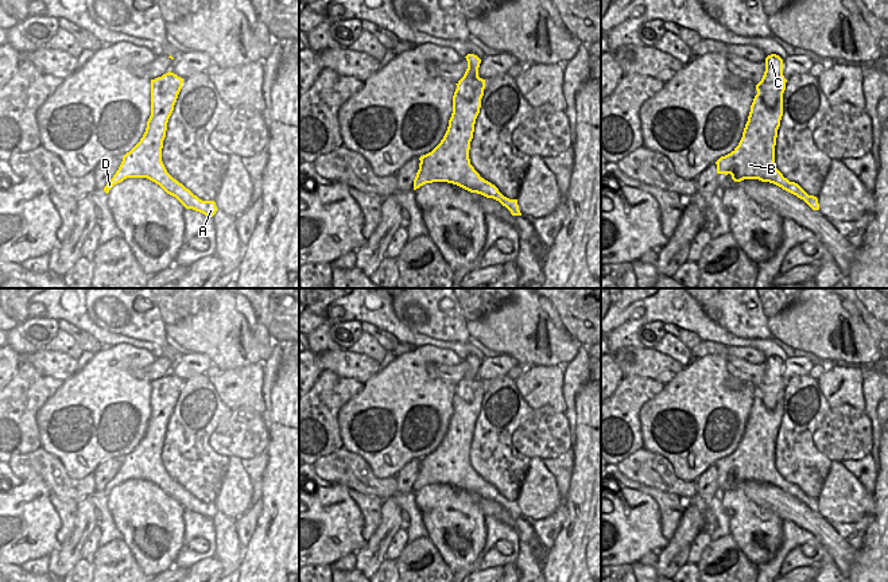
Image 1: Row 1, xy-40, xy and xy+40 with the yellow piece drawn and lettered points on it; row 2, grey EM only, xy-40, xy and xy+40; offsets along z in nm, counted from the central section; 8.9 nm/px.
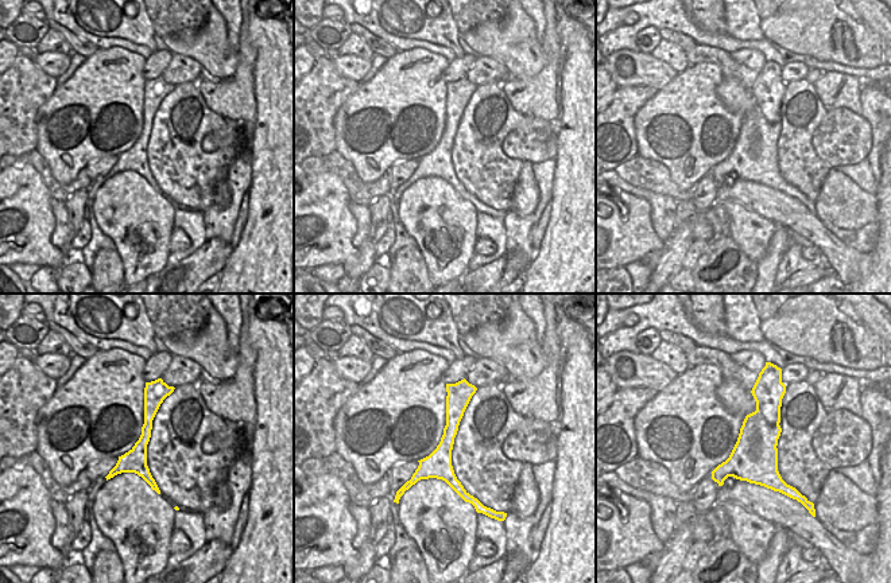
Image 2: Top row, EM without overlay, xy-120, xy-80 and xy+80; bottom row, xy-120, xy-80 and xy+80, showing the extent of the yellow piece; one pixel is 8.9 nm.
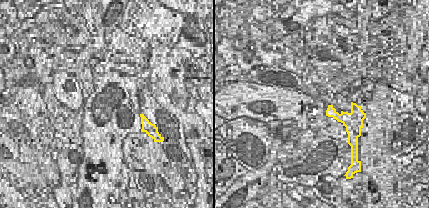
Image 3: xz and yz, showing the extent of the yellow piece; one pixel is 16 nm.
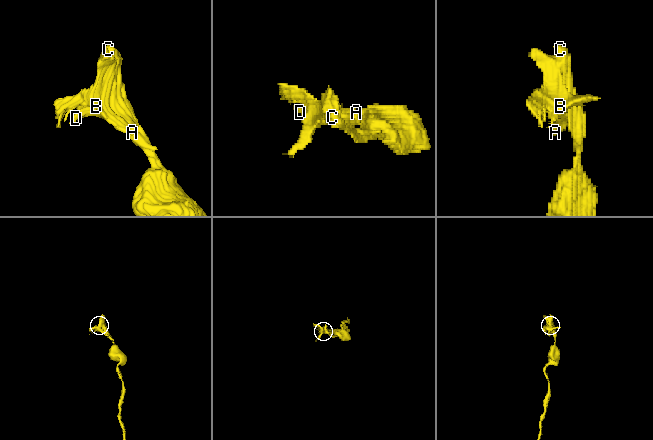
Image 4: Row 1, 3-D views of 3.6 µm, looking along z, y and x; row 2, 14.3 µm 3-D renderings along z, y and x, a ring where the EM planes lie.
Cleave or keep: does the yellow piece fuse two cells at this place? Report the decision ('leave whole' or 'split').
split

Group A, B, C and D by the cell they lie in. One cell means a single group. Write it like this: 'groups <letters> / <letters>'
groups A B D / C

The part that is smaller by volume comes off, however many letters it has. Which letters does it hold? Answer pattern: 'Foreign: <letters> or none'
Foreign: A, B, D

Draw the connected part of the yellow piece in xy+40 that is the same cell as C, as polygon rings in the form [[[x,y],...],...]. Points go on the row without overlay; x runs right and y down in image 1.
[[[771,356],[765,360],[765,373],[756,392],[761,396],[768,410],[775,410],[786,392],[787,381],[783,377],[783,361]]]

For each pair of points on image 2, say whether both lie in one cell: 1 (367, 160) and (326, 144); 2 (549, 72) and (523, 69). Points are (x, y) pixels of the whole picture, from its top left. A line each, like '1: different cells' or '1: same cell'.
1: different cells
2: different cells

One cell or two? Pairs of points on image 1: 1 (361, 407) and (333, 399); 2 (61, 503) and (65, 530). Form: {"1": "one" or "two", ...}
{"1": "two", "2": "one"}

